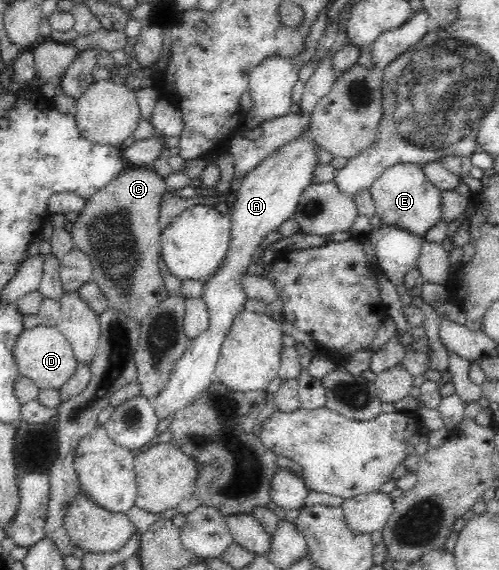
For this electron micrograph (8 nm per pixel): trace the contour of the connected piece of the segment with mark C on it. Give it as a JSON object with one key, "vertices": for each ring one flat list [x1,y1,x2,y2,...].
{"vertices":[[127,164,111,183,85,200,85,205,78,213,78,218,73,222,70,231,74,247,83,250,91,260,94,282,107,297,108,308,123,312,127,318,137,320,139,325,146,318,149,310,161,303,168,295,165,282,157,267,162,233,159,213,161,213,161,199,163,195,169,193,166,185,164,177,157,174,152,166]]}

